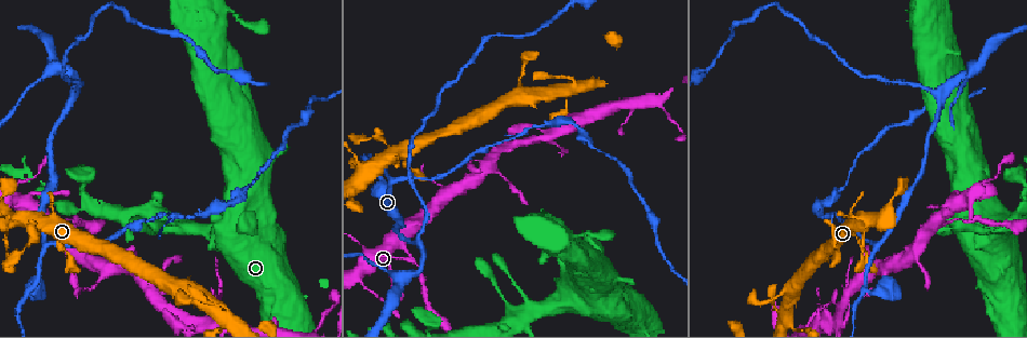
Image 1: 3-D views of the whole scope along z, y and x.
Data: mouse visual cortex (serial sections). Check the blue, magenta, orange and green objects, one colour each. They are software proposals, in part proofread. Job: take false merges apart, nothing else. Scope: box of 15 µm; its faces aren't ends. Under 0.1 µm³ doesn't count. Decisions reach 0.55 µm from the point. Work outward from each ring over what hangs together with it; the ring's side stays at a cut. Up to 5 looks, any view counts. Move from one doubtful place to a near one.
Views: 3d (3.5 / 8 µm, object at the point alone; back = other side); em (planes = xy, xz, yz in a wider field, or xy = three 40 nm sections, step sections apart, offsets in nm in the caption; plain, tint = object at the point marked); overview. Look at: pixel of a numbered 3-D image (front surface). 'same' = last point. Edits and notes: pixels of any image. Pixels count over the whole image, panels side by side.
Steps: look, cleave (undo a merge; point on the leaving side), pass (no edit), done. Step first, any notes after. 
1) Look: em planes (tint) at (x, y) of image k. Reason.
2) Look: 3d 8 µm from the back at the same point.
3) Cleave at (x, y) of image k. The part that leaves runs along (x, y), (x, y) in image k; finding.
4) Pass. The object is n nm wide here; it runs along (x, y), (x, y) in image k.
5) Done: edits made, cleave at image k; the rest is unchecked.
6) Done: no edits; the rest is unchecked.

Look: 3d 3.5 µm at (400, 245) of image 1. Sudden change in width.

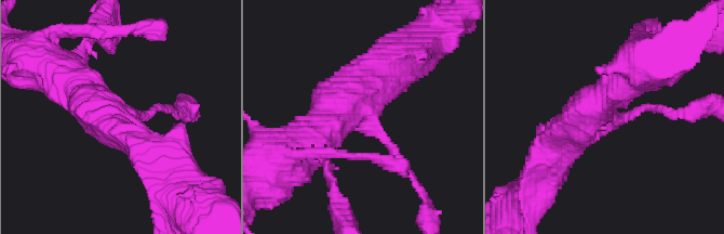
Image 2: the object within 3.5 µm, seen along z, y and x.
Pass. It runs along (68, 75), (158, 161) in image 2; all the same cell.

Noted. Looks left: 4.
Look: 3d 3.5 µm from the back at (879, 242) of image 1. Side arm on a straight run.

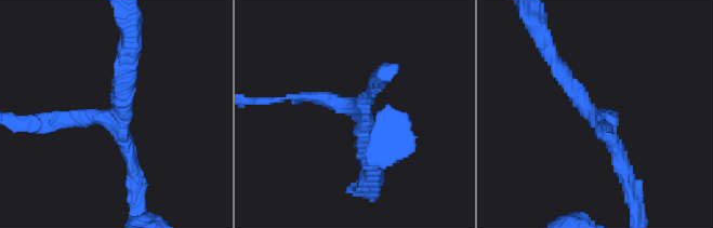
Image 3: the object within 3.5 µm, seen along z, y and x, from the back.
Look: em planes (tint) at (599, 117) of image 3. Shape alone is not enough.

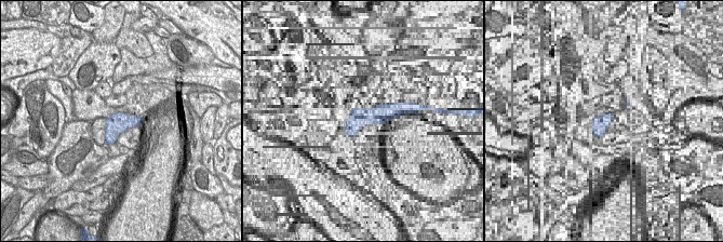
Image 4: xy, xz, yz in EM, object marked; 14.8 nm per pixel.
Look: em xy step 2 (tint) at the same point.

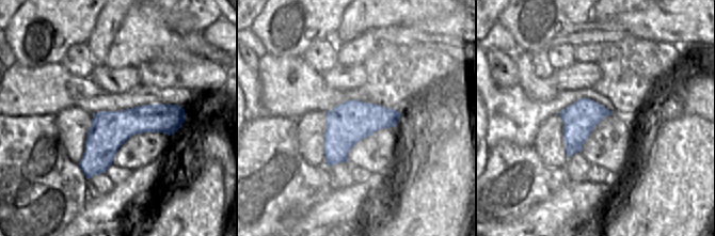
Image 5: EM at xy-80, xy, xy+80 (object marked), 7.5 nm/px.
Pass. 3 arms meet here; it runs along (130, 62), (120, 118), (53, 121) in image 3; one cell here.

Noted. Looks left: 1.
Done: no edits; the rest is unchecked.

